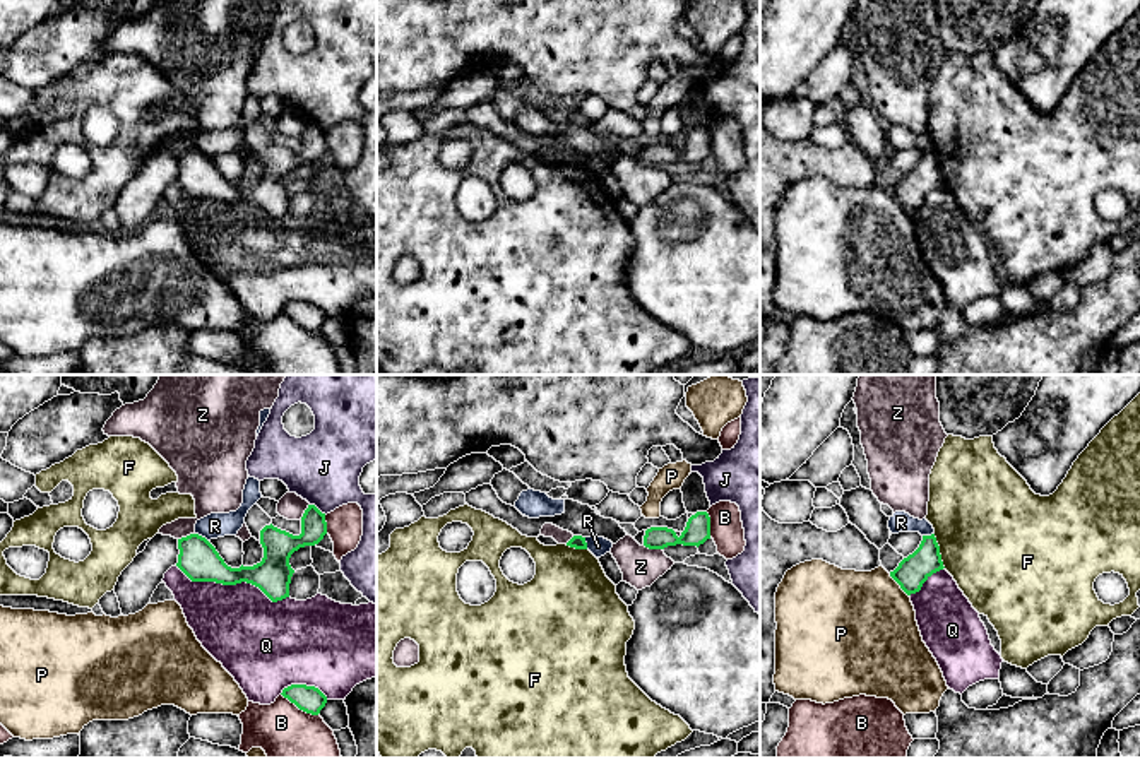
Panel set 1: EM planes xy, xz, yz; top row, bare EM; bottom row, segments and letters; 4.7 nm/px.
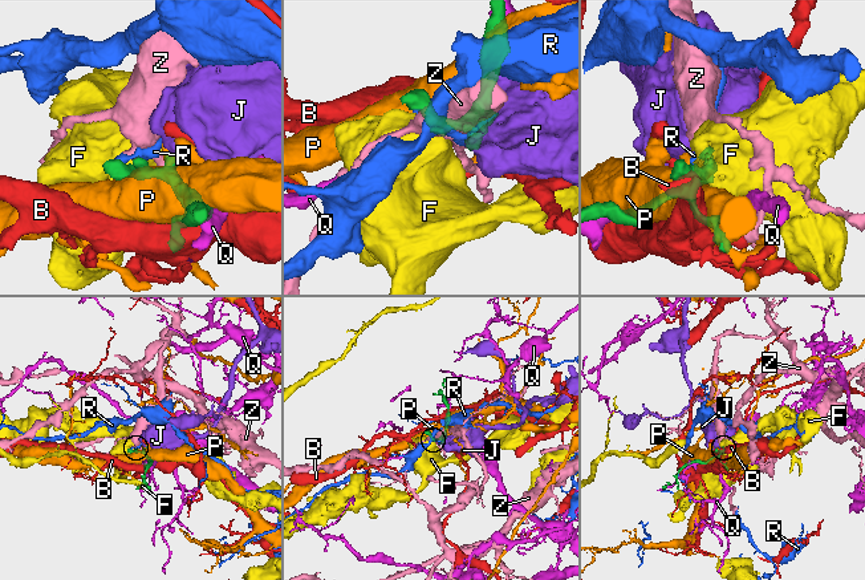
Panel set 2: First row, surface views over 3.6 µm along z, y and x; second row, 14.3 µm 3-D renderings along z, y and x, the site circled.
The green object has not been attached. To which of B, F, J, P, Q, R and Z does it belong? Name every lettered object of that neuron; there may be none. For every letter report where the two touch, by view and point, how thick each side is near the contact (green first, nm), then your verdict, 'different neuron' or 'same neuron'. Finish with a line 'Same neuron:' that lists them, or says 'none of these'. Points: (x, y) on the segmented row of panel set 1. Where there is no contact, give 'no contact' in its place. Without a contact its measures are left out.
B: meets green in xy at (300, 709); 130 nm thick on the green side, 340 nm on the other; different neuron
F: meets green in yz at (938, 551); 150 nm thick on the green side, 480 nm on the other; different neuron
J: meets green in xy at (317, 509); 150 nm thick on the green side, 340 nm on the other; different neuron
P: meets green in yz at (899, 584); 150 nm thick on the green side, 480 nm on the other; different neuron
Q: meets green in xy at (233, 584); 190 nm thick on the green side, 380 nm on the other; different neuron
R: meets green in xy at (201, 536); 190 nm thick on the green side, 120 nm on the other; different neuron
Z: meets green in xz at (653, 548); 120 nm thick on the green side, 190 nm on the other; different neuron
Same neuron: none of these

